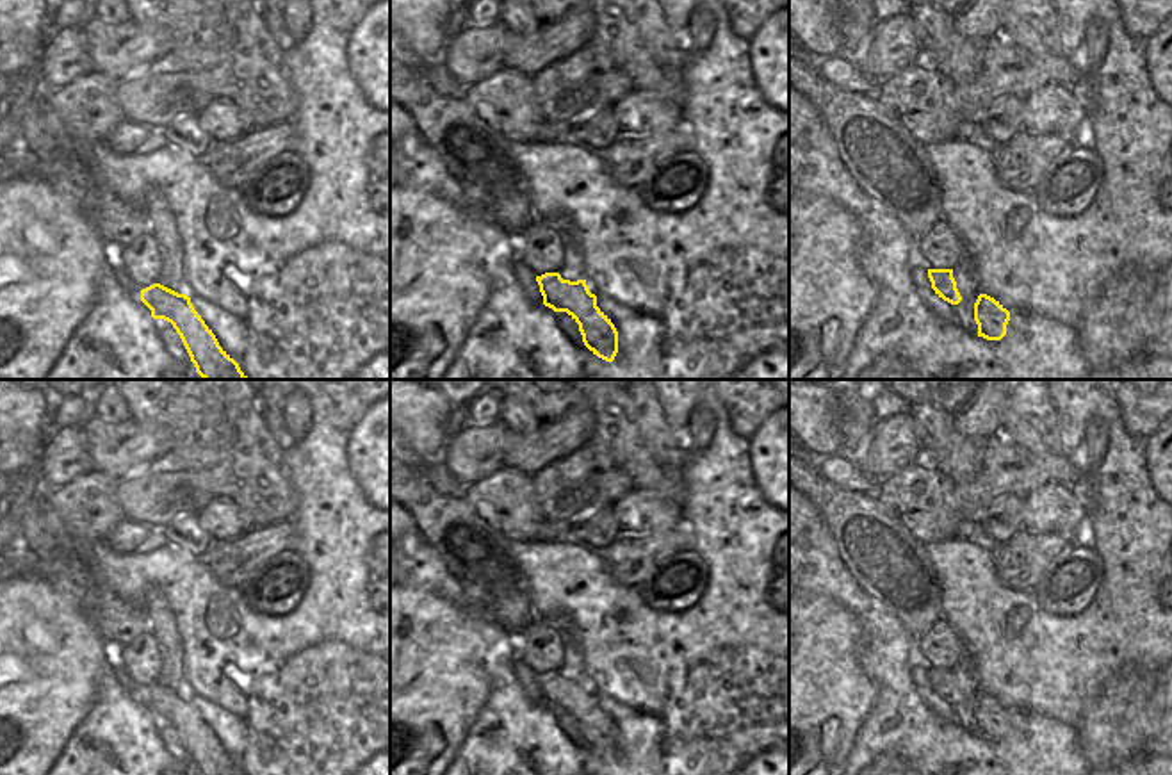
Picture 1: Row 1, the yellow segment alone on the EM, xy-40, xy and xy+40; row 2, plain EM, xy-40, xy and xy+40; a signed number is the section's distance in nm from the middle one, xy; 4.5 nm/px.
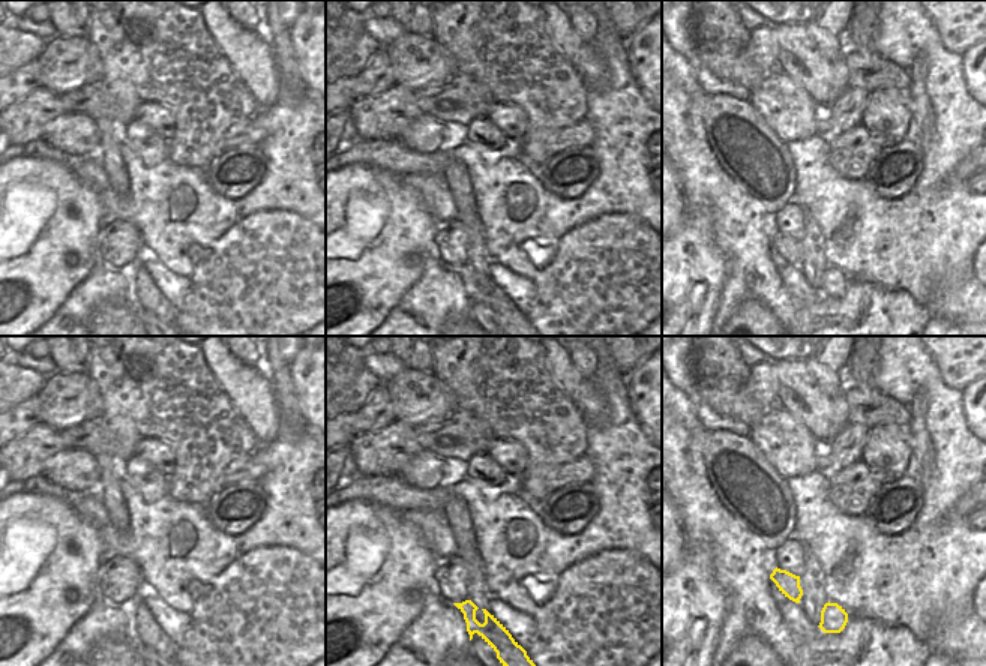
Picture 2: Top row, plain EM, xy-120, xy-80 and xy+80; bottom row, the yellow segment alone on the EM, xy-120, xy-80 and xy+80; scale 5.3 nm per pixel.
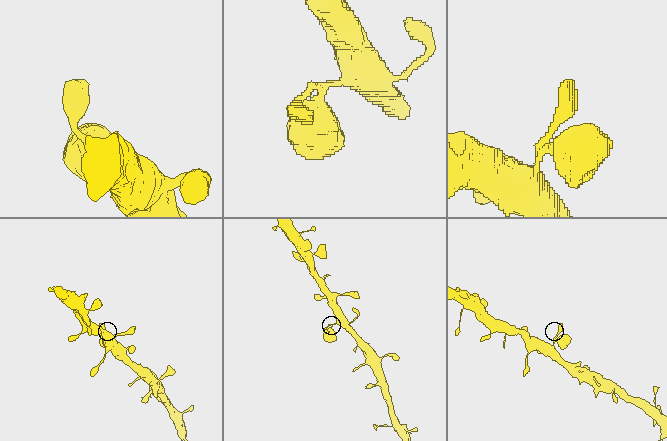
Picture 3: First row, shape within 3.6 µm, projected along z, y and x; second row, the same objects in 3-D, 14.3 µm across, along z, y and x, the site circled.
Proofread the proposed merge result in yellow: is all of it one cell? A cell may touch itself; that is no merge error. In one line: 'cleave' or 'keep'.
keep

